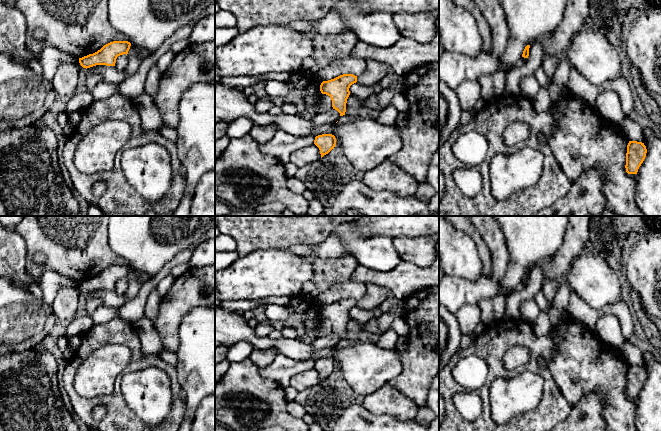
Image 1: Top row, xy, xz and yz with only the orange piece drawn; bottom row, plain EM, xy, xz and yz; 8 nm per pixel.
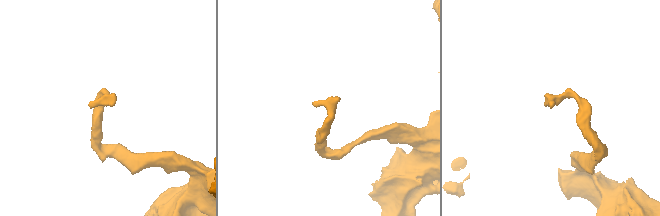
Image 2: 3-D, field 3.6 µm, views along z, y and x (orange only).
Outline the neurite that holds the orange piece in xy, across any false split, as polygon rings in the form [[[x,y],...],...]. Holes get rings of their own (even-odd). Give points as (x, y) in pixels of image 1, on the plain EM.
[[[113,265],[104,269],[100,274],[79,282],[83,292],[90,292],[96,289],[115,290],[118,280],[128,278],[131,267],[128,265]]]

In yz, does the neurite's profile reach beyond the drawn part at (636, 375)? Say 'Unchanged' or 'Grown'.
Unchanged

